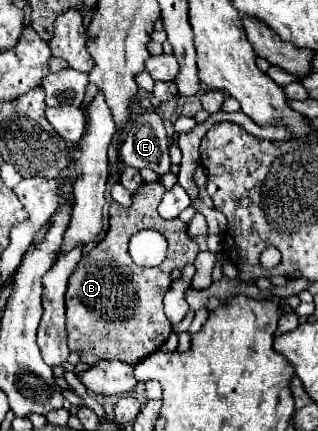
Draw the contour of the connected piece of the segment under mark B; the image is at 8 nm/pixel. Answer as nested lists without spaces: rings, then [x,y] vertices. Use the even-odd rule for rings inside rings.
[[[161,182],[143,184],[139,192],[133,194],[133,210],[121,210],[115,202],[109,208],[111,226],[107,236],[77,264],[67,288],[67,334],[69,348],[83,352],[83,362],[95,364],[101,358],[117,358],[123,362],[141,362],[145,356],[157,352],[161,344],[171,334],[171,322],[163,314],[163,296],[171,288],[171,272],[191,264],[199,252],[197,242],[187,234],[187,224],[179,218],[165,220],[159,216],[157,206],[165,194]],[[139,230],[159,230],[169,242],[167,260],[157,268],[157,272],[141,270],[133,264],[127,244],[129,238]],[[109,306],[119,316],[109,316],[105,312]]]

